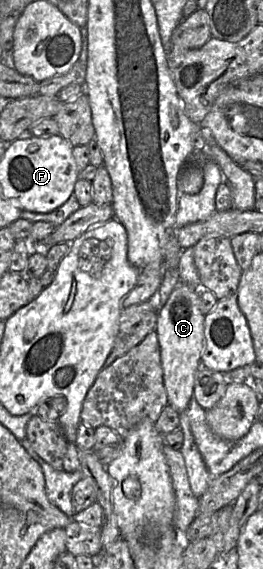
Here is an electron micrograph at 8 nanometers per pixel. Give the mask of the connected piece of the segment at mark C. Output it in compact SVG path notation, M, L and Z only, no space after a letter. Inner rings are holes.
M181 281L157 313L155 332L159 342L164 386L168 404L178 414L187 408L194 395L195 377L205 345L204 318L205 315L200 310L198 290Z

